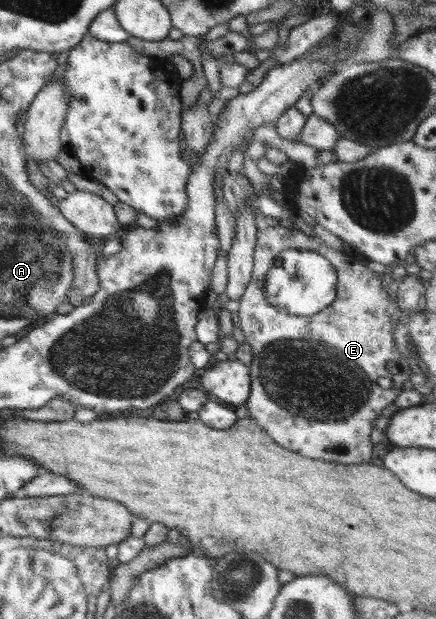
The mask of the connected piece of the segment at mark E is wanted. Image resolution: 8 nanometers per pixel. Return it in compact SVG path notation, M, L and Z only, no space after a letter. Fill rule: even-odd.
M263 226L257 232L254 248L254 265L249 285L239 298L239 327L243 330L246 341L251 345L252 361L249 365L251 376L250 395L244 411L247 416L256 420L265 429L267 435L281 447L301 453L305 457L323 459L331 463L355 465L355 463L370 462L374 444L371 442L371 431L375 419L381 417L381 411L391 405L401 393L403 382L410 379L413 371L409 368L407 358L397 350L393 338L393 327L397 323L409 323L412 311L402 310L397 306L397 300L391 298L387 287L383 285L382 276L369 270L365 263L358 262L345 252L335 251L328 247L318 237L306 235L299 230L289 230L279 226ZM285 249L300 249L315 251L323 255L335 268L337 274L337 297L323 311L299 317L289 315L273 305L269 305L265 297L265 282L267 272L273 266L277 254ZM396 361L401 371L391 374L386 363ZM381 377L389 377L393 387L383 389L379 386Z

